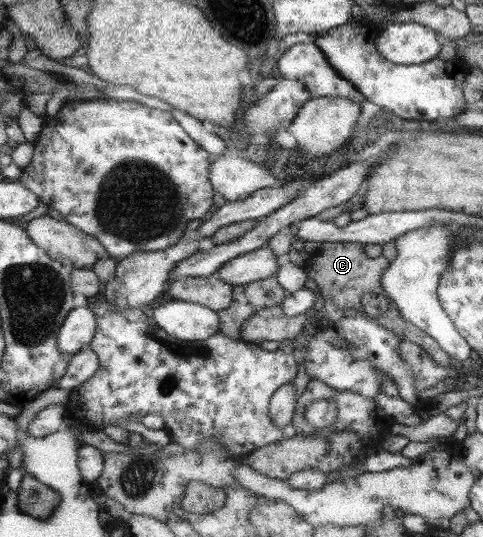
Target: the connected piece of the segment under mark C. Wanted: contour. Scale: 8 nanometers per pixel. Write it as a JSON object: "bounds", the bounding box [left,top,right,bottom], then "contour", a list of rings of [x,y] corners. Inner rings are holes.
{"bounds":[300,242,389,323],"contour":[[[345,242],[325,243],[316,253],[309,254],[306,260],[300,262],[306,278],[317,285],[323,300],[325,316],[333,323],[341,320],[348,308],[356,314],[366,316],[361,309],[359,298],[364,293],[382,294],[379,278],[388,264],[389,261],[383,256],[367,258],[363,254],[363,245]]]}

